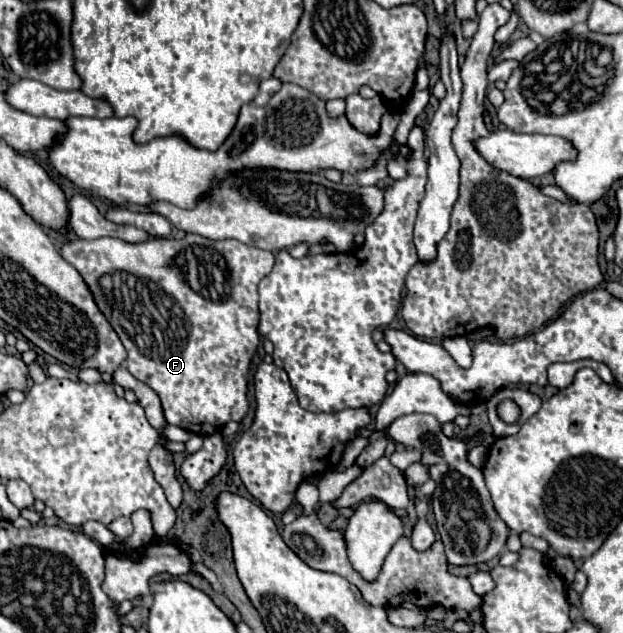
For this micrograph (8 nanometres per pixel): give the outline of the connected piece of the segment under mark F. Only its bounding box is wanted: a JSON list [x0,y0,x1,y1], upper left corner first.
[61,233,273,437]

